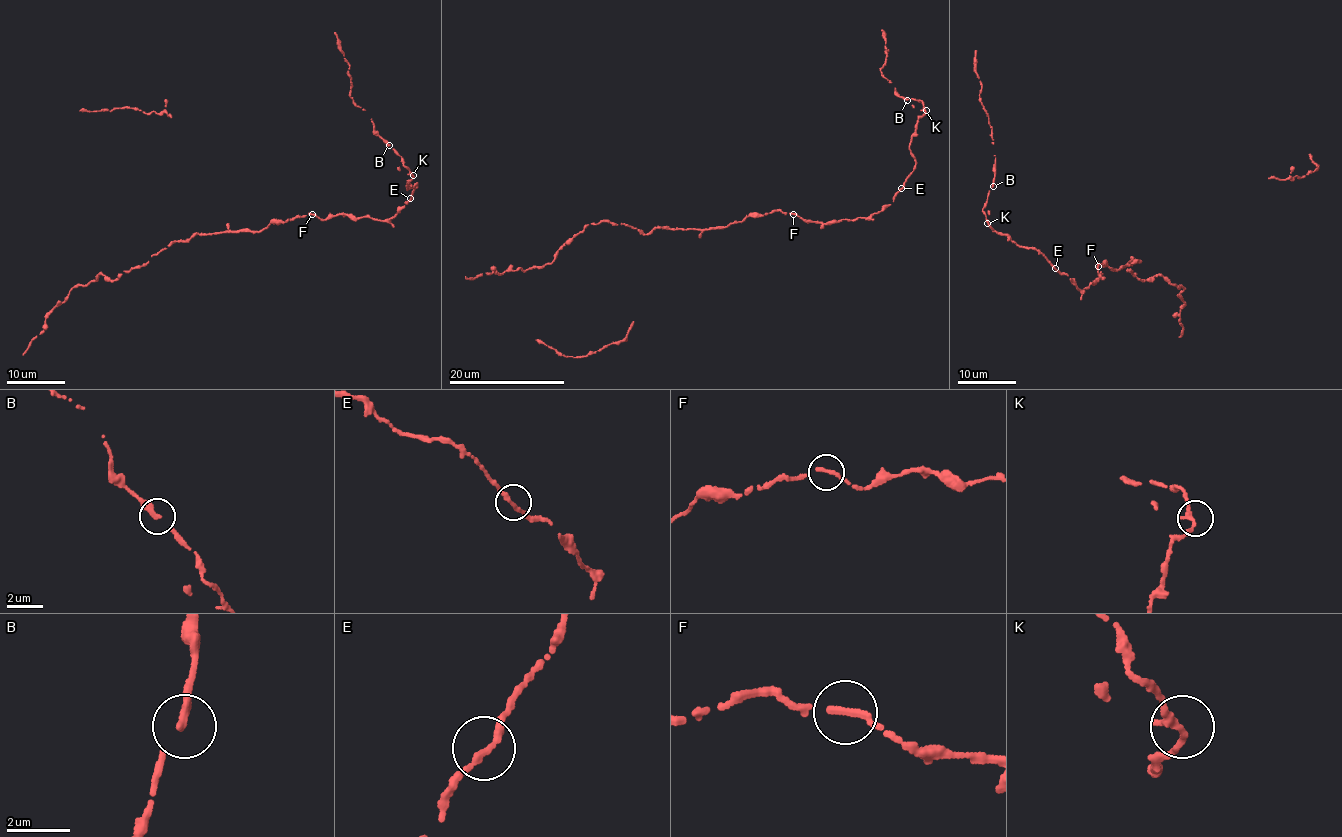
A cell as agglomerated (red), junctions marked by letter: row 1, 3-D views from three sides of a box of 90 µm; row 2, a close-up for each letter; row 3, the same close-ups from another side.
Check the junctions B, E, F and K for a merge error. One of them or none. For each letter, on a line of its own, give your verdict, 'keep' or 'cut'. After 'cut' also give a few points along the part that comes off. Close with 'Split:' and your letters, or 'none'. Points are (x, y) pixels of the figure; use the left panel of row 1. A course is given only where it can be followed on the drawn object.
B: keep
E: keep
F: keep
K: keep
Split: none

